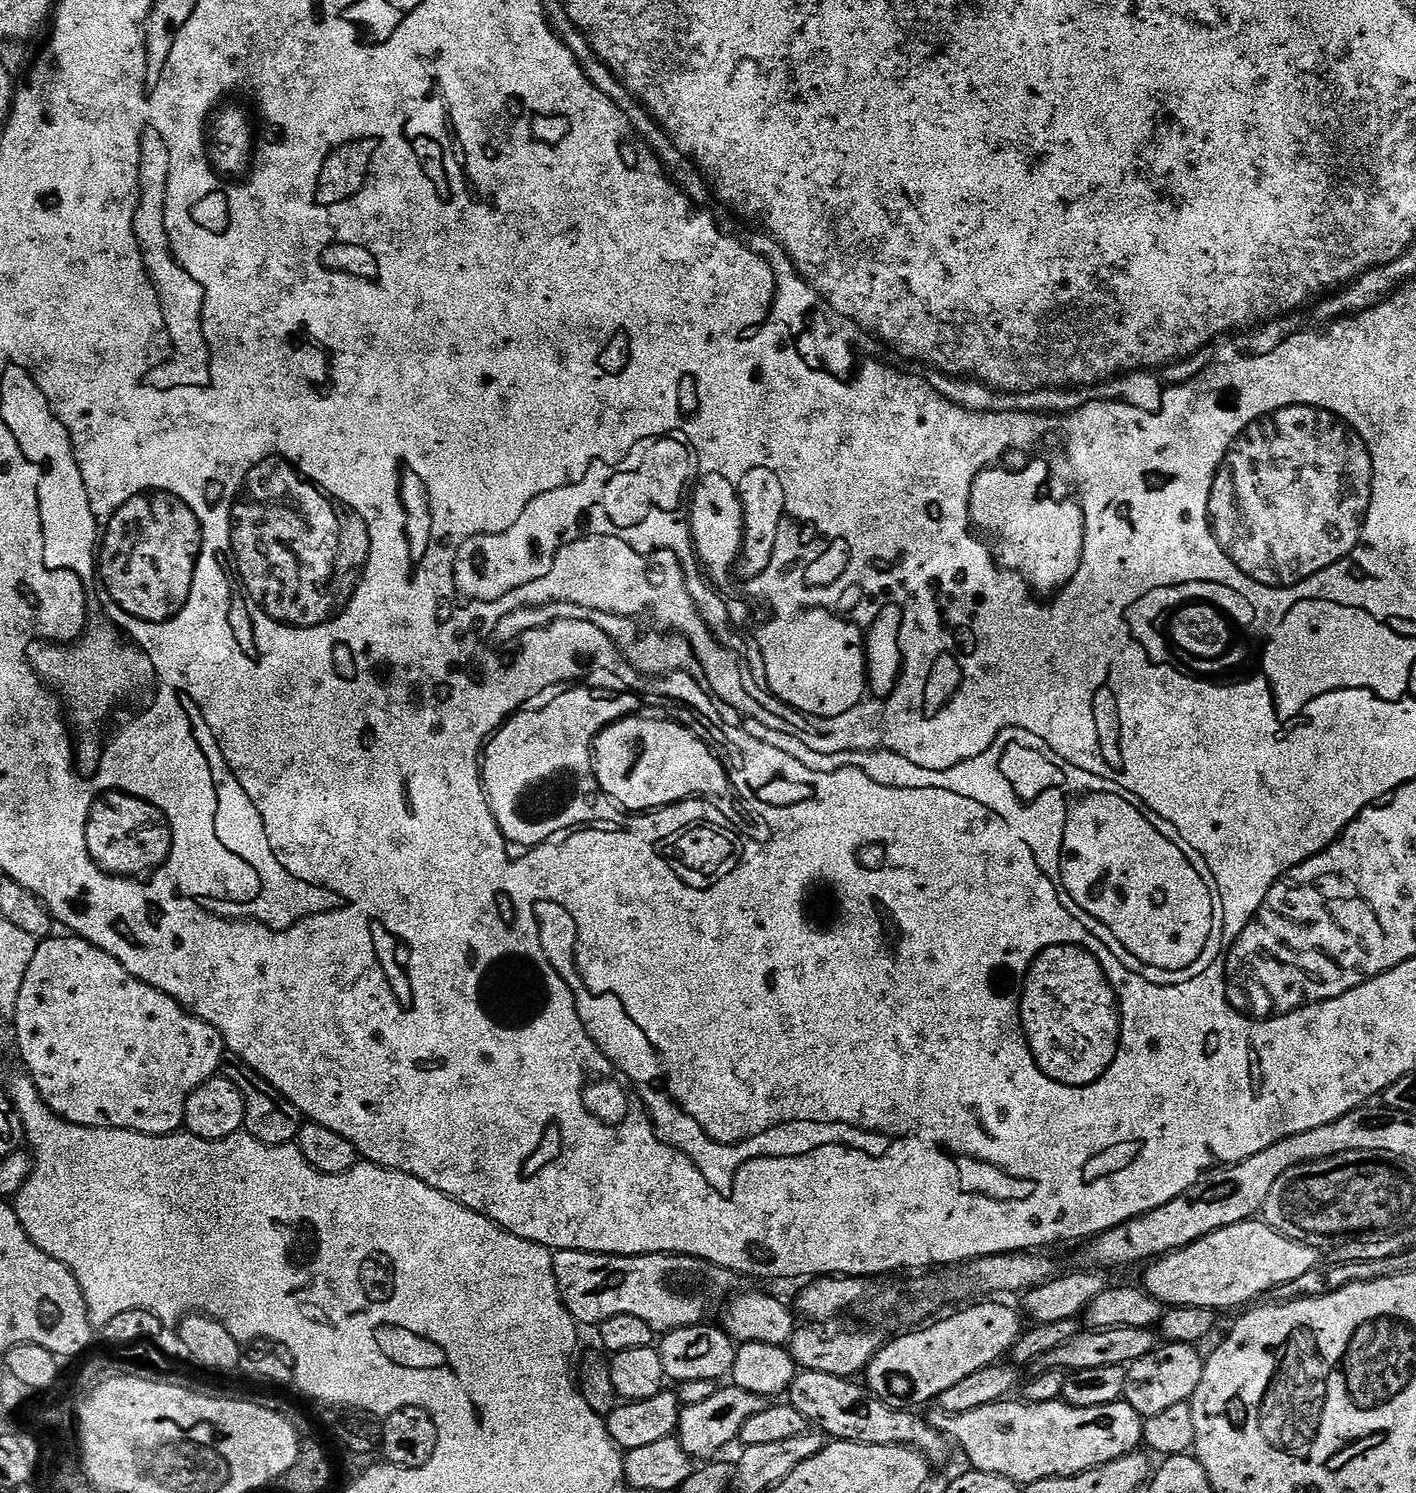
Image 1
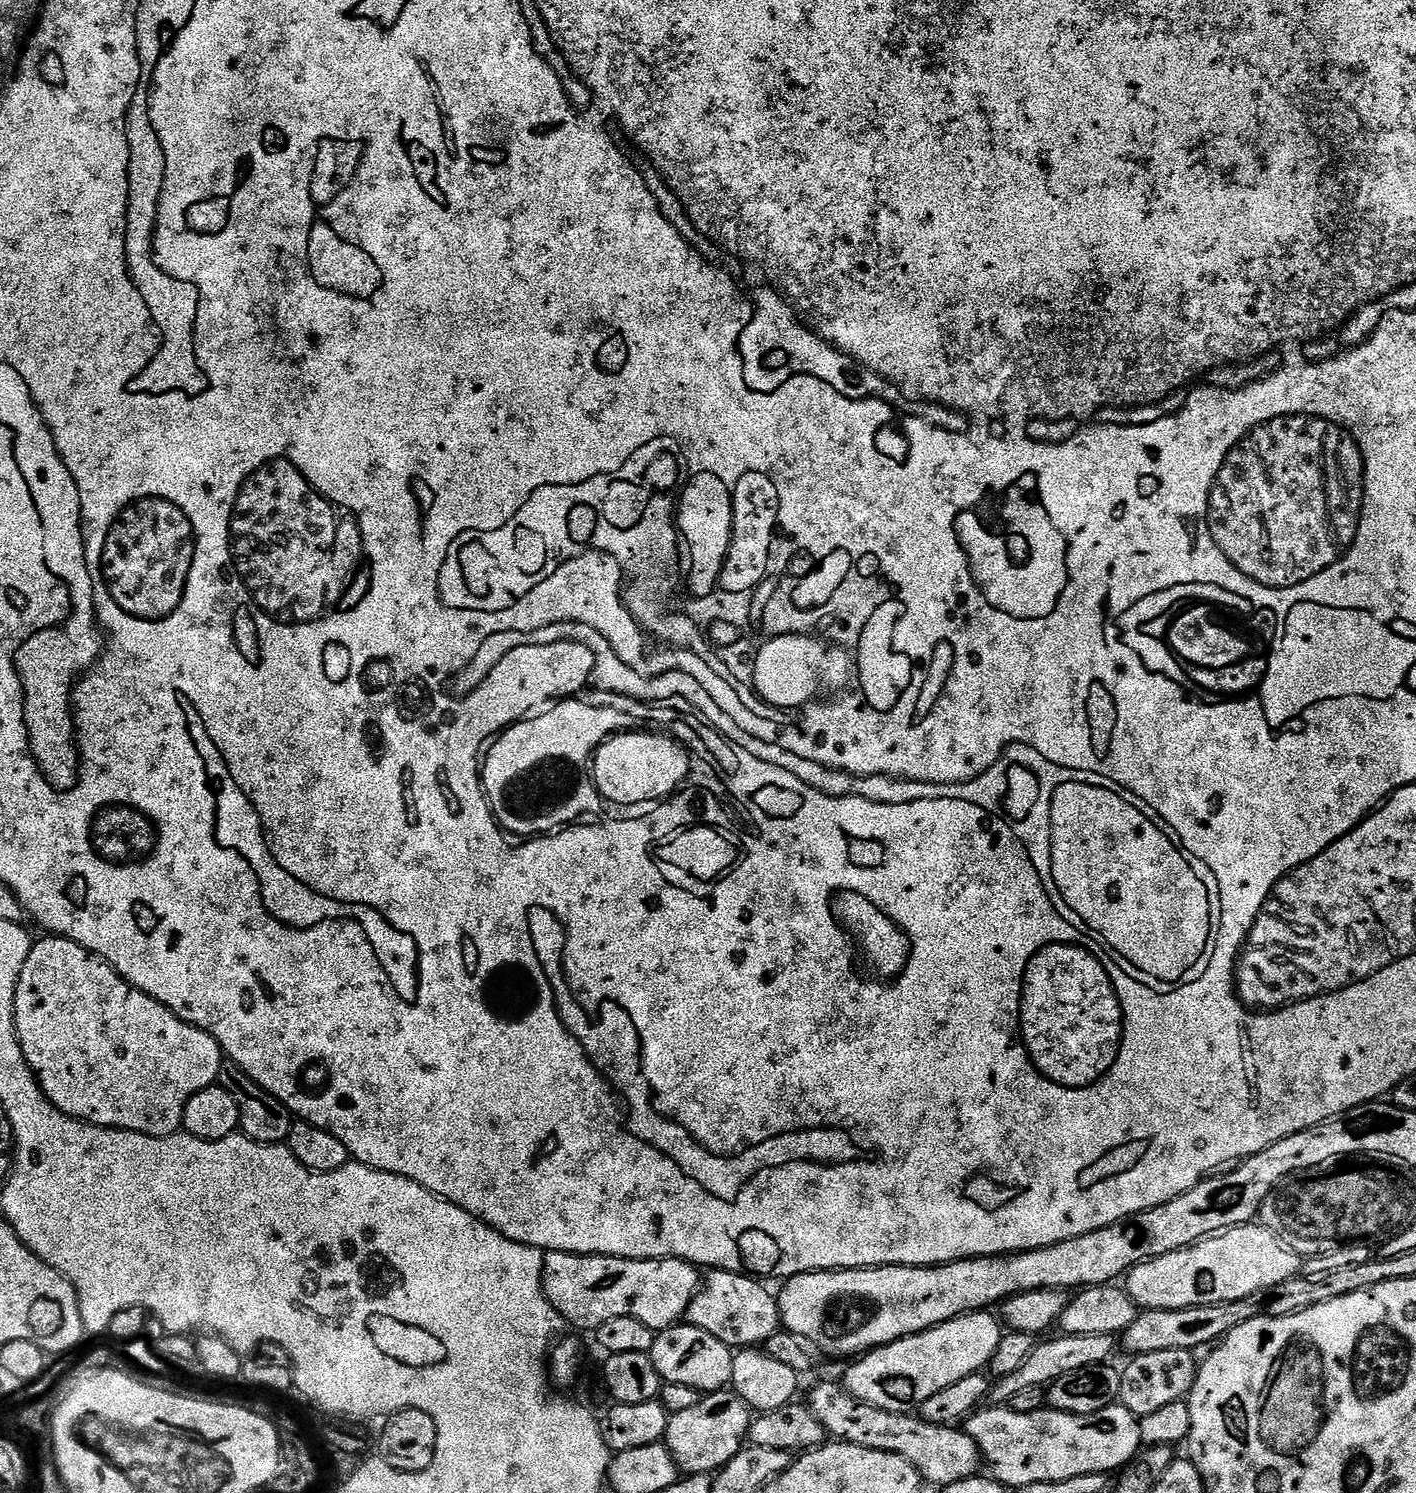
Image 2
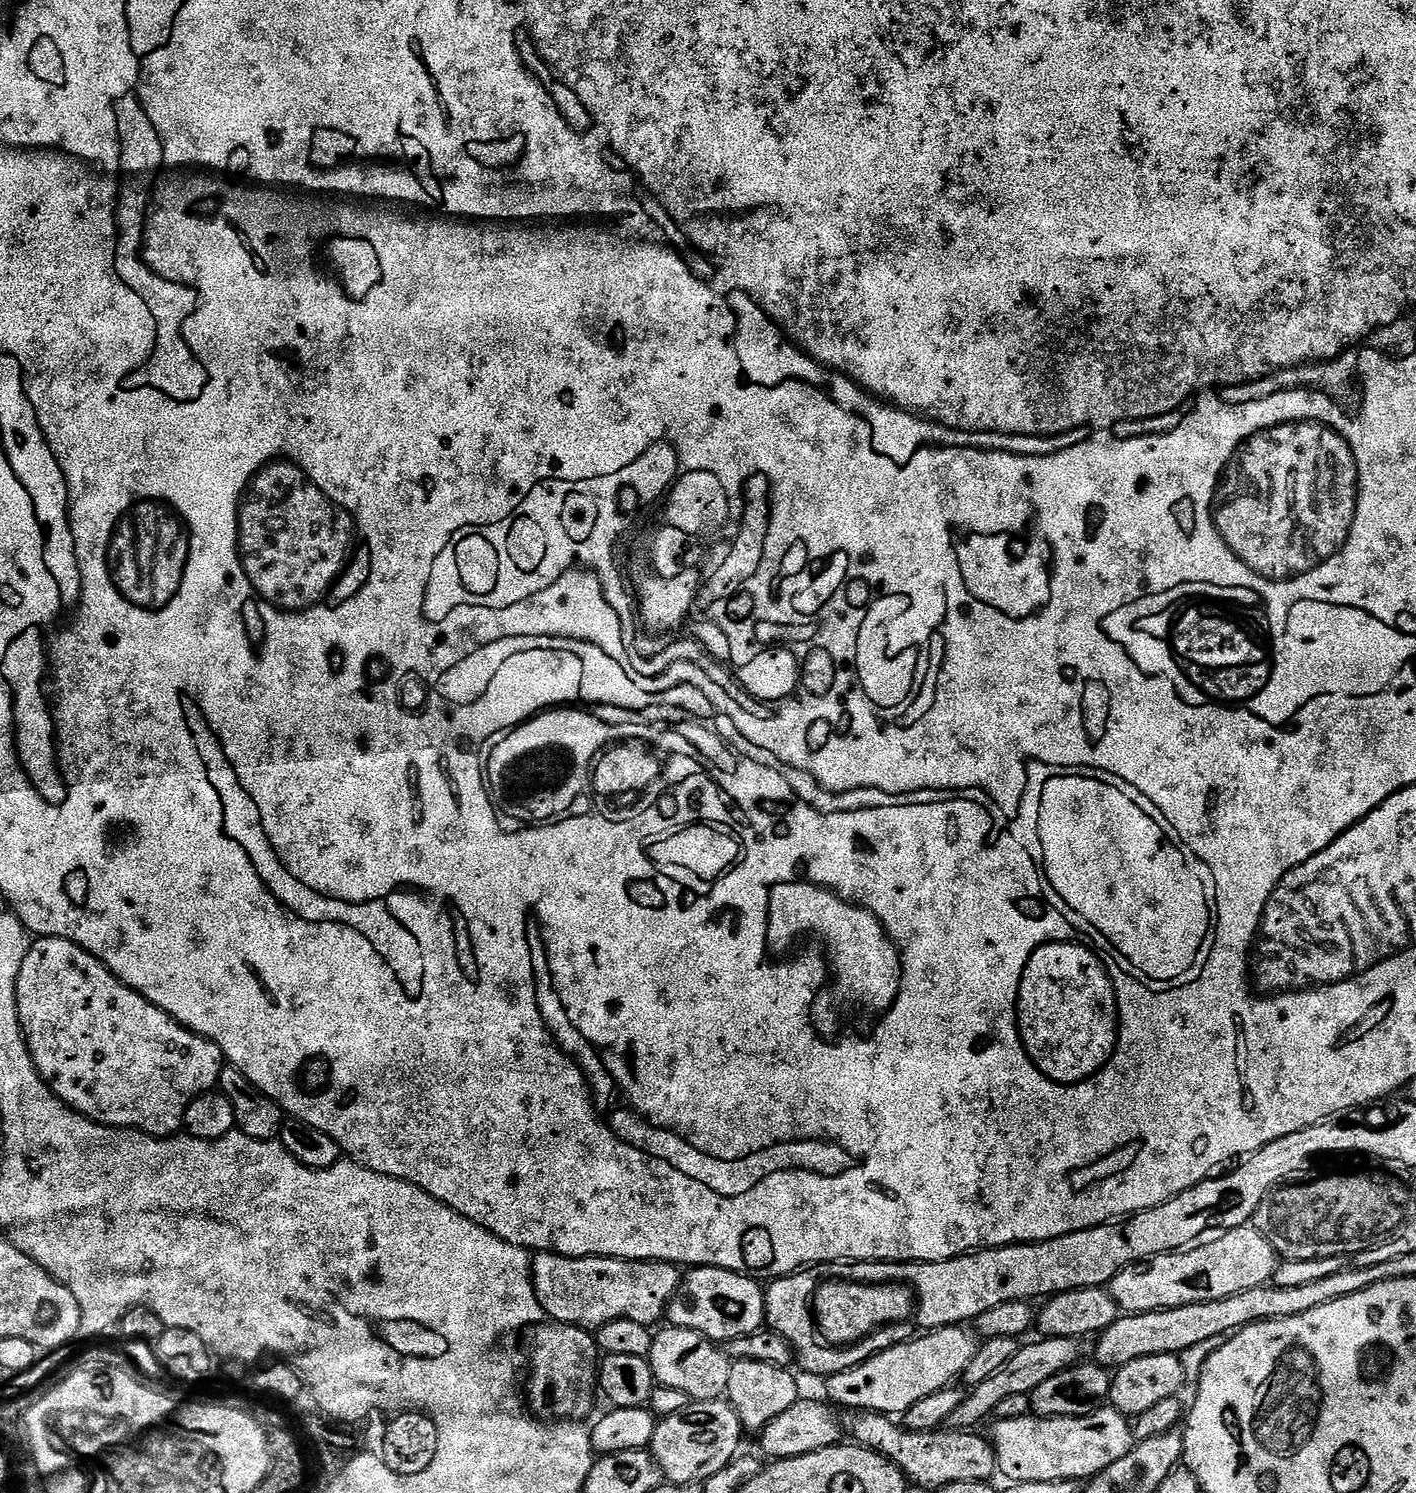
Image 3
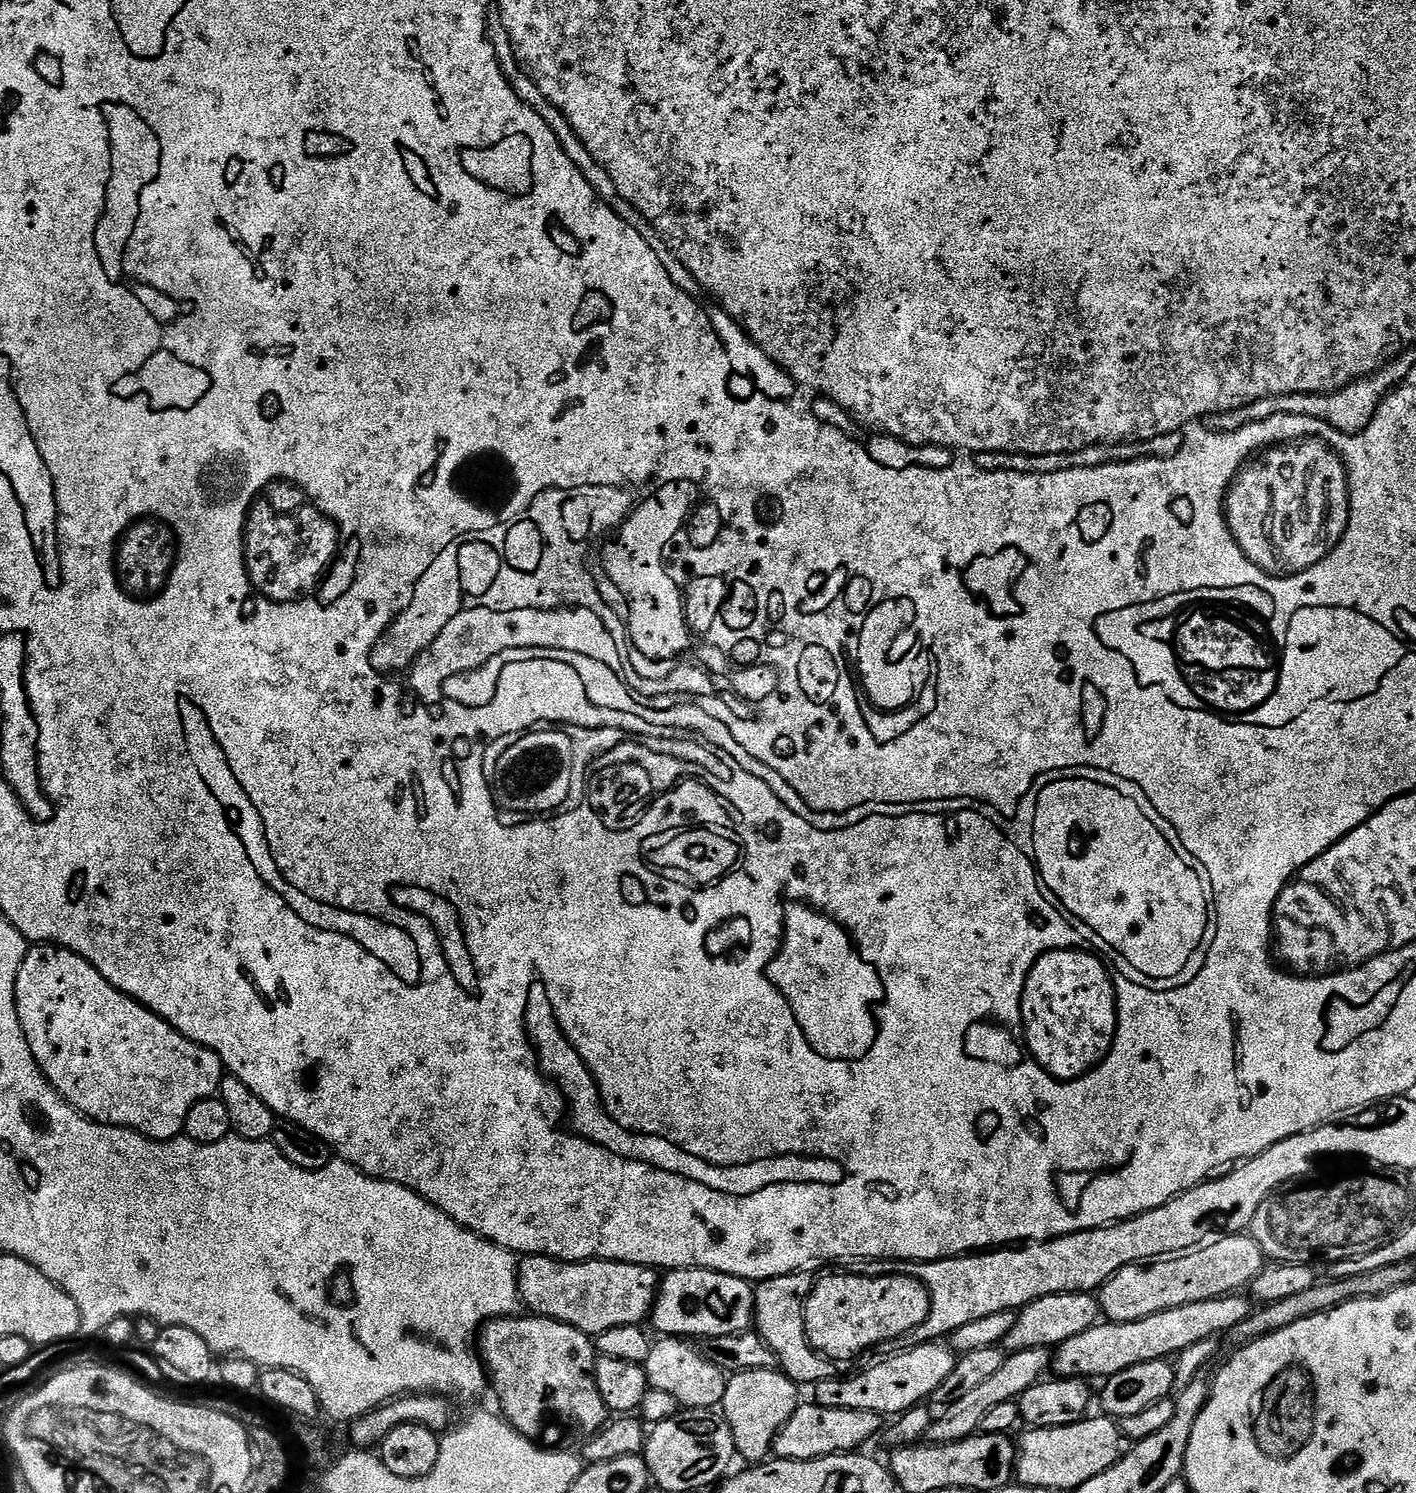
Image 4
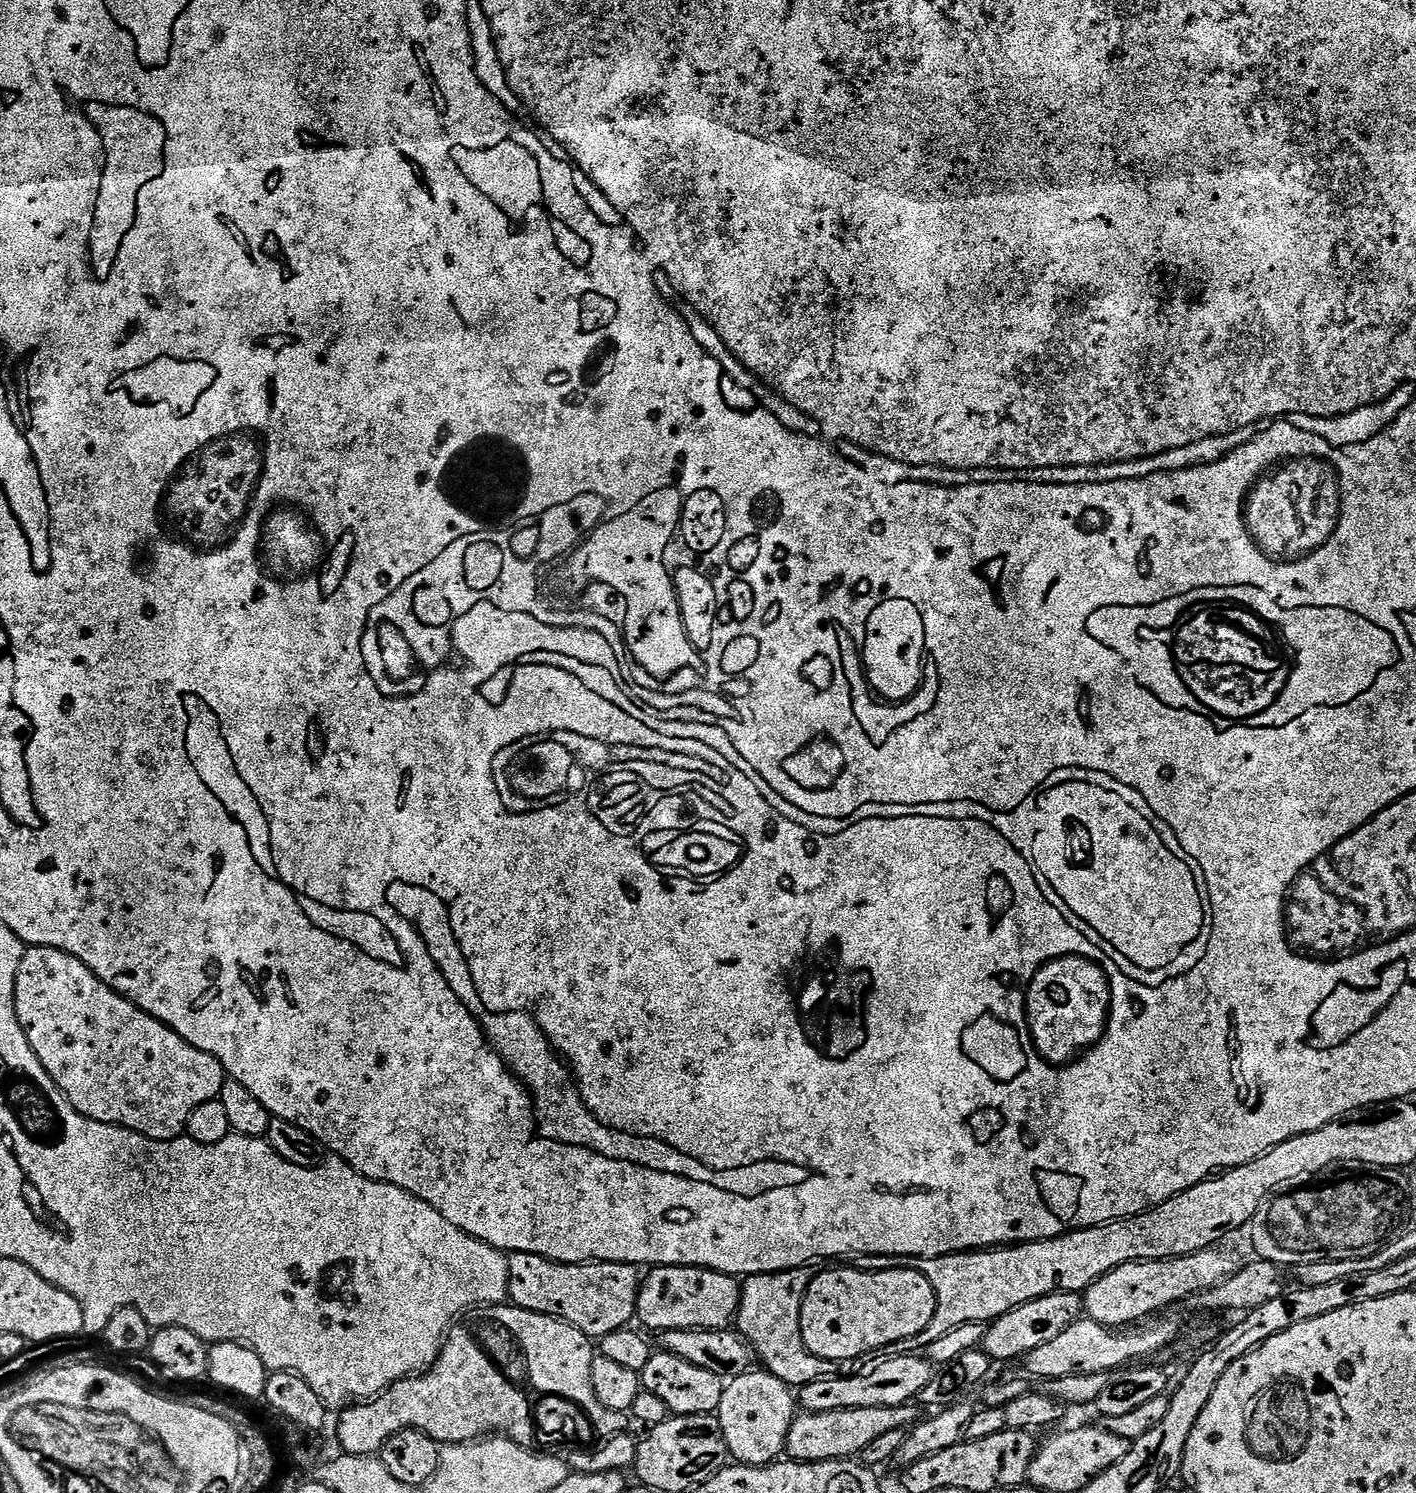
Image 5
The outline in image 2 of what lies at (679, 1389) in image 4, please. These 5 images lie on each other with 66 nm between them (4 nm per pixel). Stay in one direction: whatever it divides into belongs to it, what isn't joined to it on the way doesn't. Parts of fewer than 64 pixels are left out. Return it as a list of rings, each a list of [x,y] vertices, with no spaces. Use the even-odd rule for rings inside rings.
[[[681,1322],[656,1333],[650,1353],[654,1370],[658,1370],[664,1384],[694,1386],[702,1394],[723,1392],[732,1383],[734,1374],[733,1349],[726,1342],[718,1342],[714,1334],[698,1326]]]

